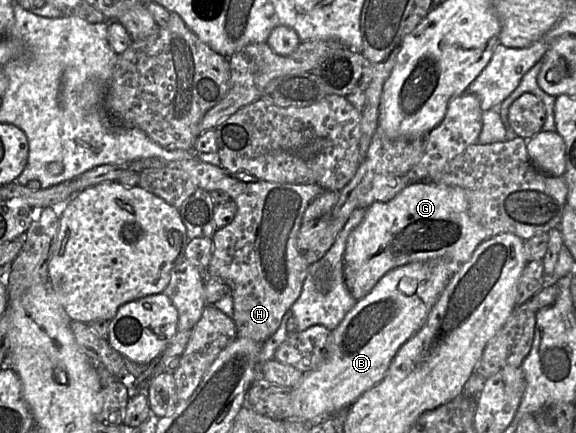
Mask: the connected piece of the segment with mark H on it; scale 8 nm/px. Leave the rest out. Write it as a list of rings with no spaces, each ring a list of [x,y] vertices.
[[[197,157],[167,161],[141,158],[92,168],[70,180],[73,195],[104,182],[115,182],[126,172],[145,169],[179,169],[187,172],[198,187],[211,192],[222,190],[237,205],[233,221],[212,236],[212,257],[206,275],[222,278],[233,297],[232,320],[237,336],[264,343],[280,326],[283,316],[300,296],[310,264],[297,247],[297,235],[308,204],[323,191],[315,183],[279,183],[258,179],[247,172],[230,172]]]

